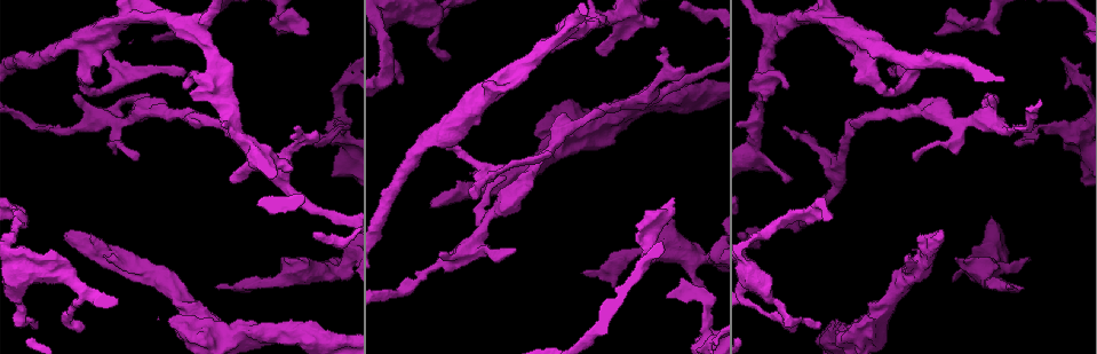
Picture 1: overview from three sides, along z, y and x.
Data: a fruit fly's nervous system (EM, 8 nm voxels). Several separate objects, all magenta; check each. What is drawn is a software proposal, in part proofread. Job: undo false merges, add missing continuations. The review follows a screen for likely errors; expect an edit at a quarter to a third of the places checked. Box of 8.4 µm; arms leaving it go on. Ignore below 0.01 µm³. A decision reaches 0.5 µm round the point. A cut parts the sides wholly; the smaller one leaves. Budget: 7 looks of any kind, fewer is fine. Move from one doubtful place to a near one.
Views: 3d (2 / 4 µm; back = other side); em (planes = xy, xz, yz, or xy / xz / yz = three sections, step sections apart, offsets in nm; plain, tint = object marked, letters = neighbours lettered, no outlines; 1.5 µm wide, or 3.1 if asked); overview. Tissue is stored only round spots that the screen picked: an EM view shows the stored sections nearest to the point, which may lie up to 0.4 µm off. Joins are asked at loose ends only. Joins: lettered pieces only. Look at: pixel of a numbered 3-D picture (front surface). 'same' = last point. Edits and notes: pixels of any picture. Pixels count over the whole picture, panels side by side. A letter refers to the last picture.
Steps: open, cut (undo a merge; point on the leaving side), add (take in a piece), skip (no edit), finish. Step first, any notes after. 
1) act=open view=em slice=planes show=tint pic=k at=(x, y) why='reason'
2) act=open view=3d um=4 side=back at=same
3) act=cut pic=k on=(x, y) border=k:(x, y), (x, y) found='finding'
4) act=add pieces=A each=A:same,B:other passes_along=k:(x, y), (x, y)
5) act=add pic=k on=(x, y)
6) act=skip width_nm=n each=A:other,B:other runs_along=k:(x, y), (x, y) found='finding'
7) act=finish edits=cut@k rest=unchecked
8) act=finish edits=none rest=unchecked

act=open view=3d um=4 pic=1 at=(868, 319) why='stops while still wide'

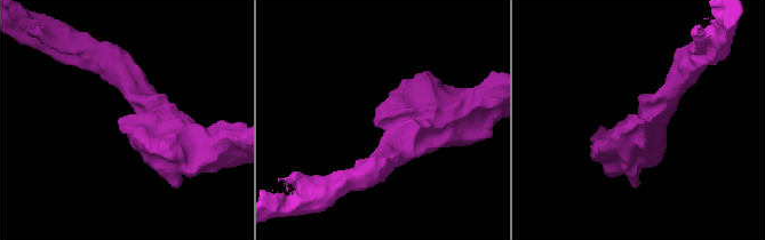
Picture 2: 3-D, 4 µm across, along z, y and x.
act=open view=em slice=planes show=letters pic=2 at=(120, 118) why='shape alone is not enough'

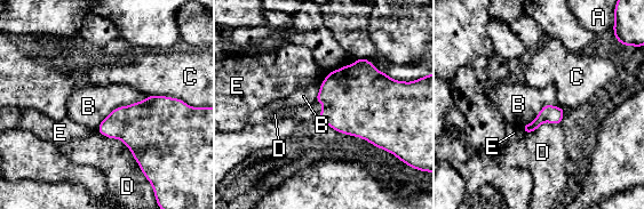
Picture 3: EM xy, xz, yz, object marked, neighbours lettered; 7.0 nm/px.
act=skip each=A:other,B:other,C:other,D:other,E:other border=3:(145, 96), (117, 106), (96, 128) found='no lettered piece goes on from it'

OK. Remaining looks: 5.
act=open view=3d um=2 pic=1 at=(1011, 287) why='an open end'

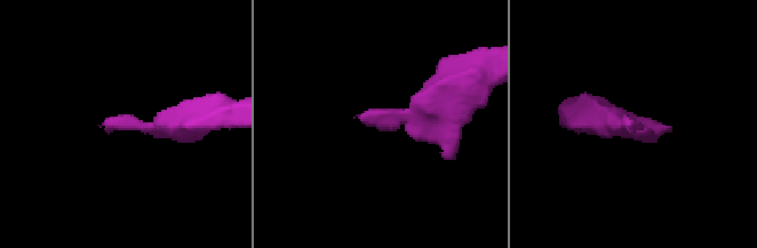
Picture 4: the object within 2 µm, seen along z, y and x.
act=open view=em slice=planes show=plain pic=4 at=(631, 122) why='need the tissue'

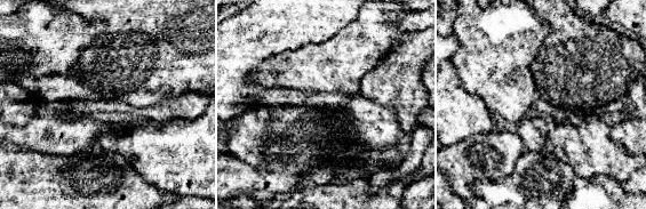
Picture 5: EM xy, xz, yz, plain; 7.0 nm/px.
act=open view=em slice=planes show=letters at=same

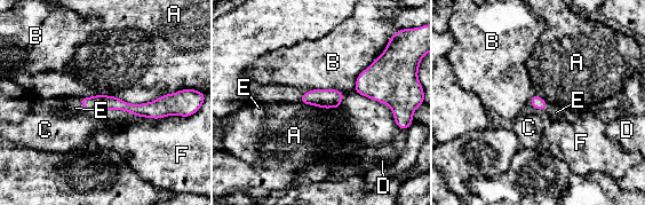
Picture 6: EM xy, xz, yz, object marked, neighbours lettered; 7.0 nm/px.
act=add pieces=E each=A:other,B:other,C:other,D:other,E:same,F:other found='it goes on there'

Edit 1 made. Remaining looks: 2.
act=open view=overview why='redraw'

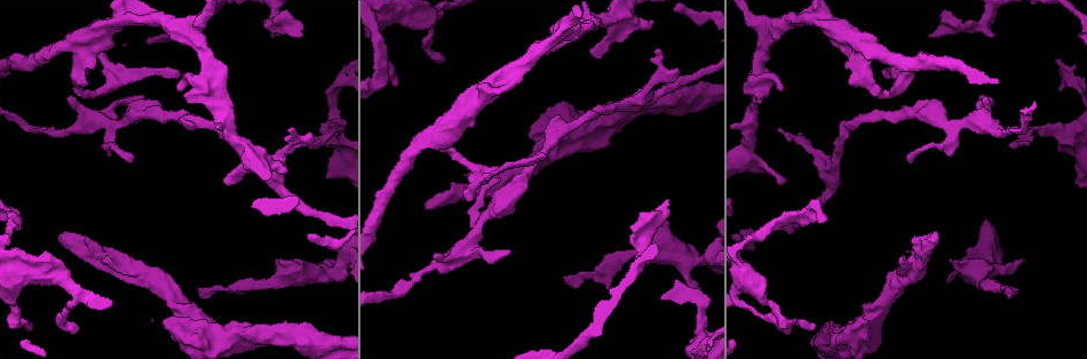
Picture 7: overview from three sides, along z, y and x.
act=open view=em slice=planes show=letters pic=7 at=(29, 324) why='thin end'

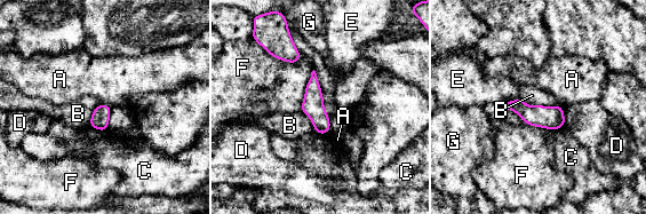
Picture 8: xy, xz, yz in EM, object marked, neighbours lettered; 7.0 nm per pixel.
act=skip width_nm=130 each=A:other,B:other,C:other,D:other,E:other,F:other,G:other found='no lettered piece goes on from it'

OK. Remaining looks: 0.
act=finish edits=add@6 rest=unchecked

